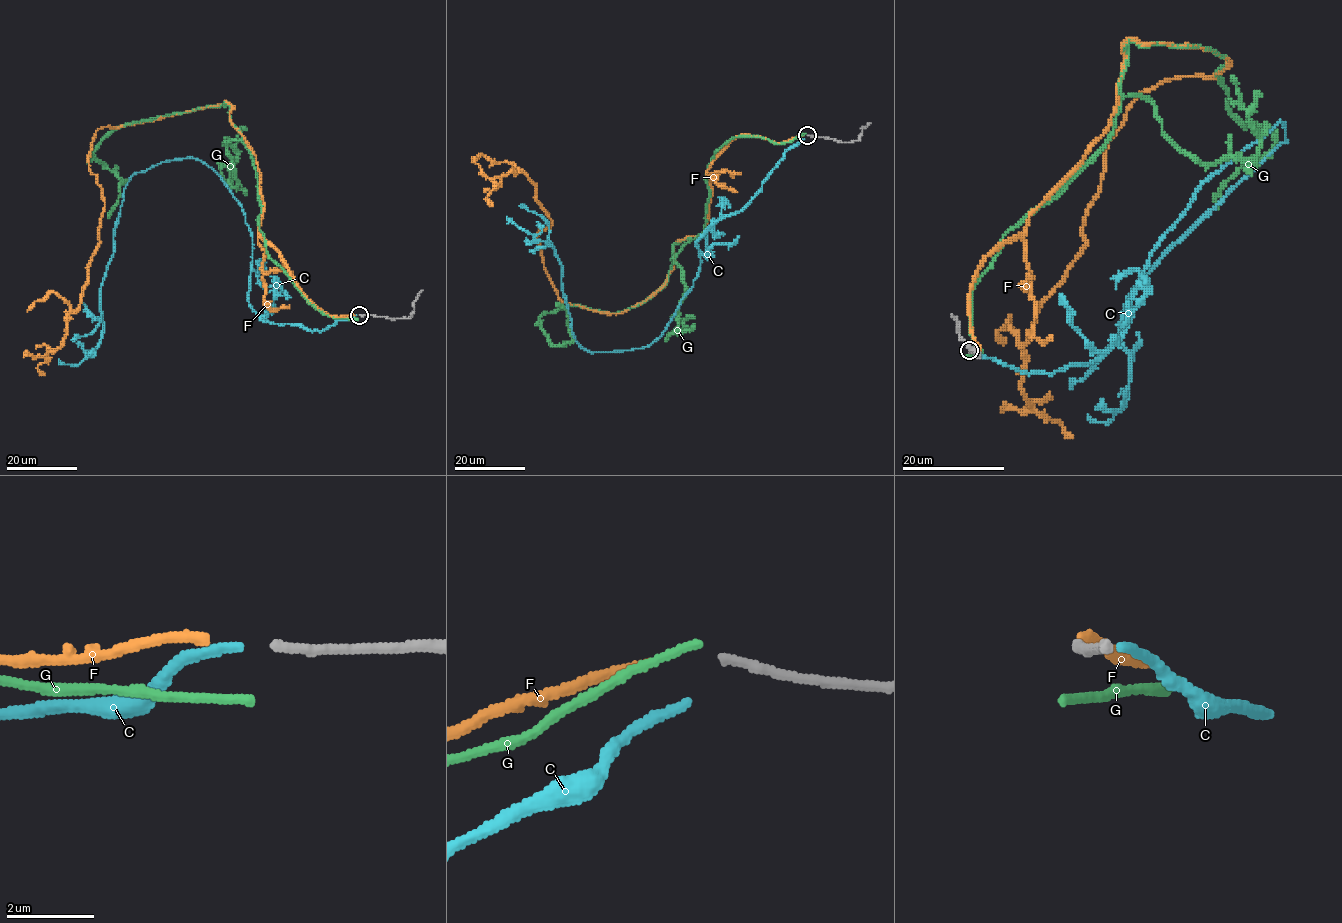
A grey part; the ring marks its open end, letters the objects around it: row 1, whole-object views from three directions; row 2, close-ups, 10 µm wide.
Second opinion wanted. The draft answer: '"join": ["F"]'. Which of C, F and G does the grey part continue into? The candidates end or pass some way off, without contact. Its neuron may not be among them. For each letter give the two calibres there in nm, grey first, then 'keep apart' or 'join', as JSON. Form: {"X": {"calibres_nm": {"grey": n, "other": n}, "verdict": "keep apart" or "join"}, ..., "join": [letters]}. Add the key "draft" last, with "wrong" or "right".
{"C": {"calibres_nm": {"grey": 200, "other": 220}, "verdict": "keep apart"}, "F": {"calibres_nm": {"grey": 200, "other": 240}, "verdict": "join"}, "G": {"calibres_nm": {"grey": 200, "other": 190}, "verdict": "keep apart"}, "join": ["F"], "draft": "right"}

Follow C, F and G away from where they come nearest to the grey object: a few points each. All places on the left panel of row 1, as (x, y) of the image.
C: (356, 315), (265, 321), (242, 206), (199, 159), (166, 160), (124, 188), (100, 342), (58, 359)
F: (354, 315), (318, 310), (258, 232), (255, 154), (225, 101), (95, 131), (98, 245), (44, 375)
G: (357, 319), (323, 314), (270, 257), (257, 171), (226, 103), (111, 131), (92, 155), (124, 181), (107, 217)

